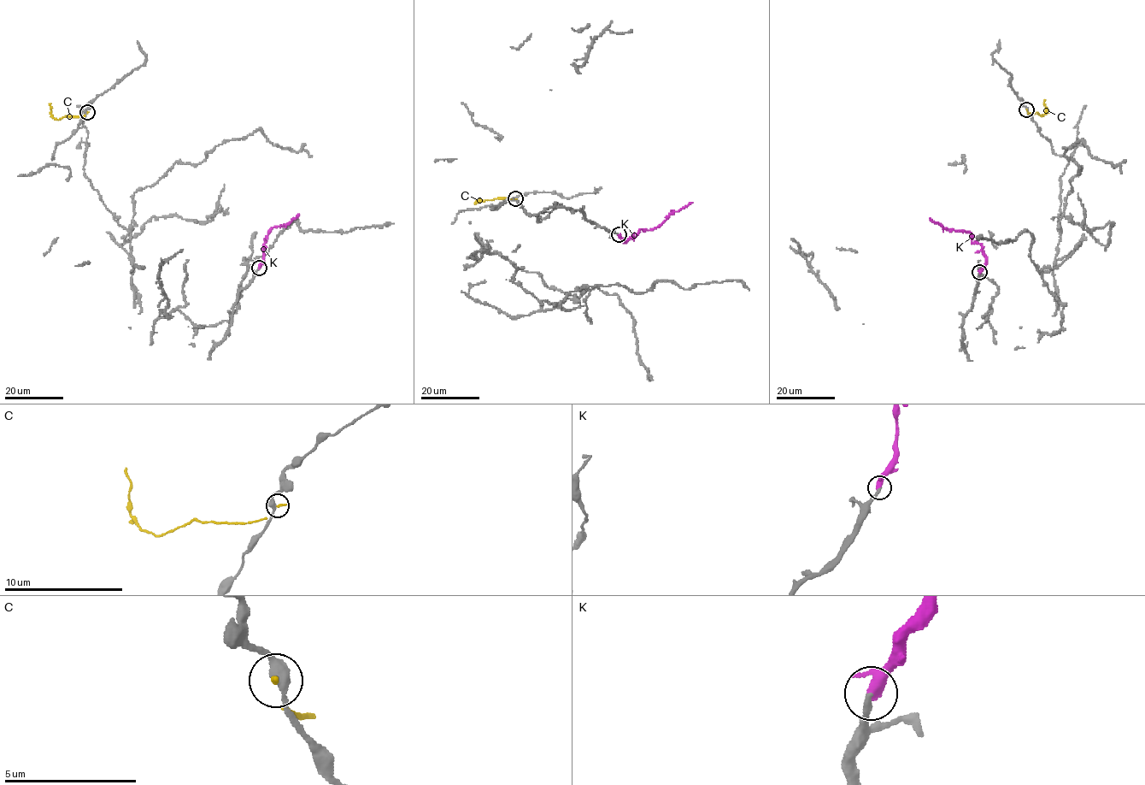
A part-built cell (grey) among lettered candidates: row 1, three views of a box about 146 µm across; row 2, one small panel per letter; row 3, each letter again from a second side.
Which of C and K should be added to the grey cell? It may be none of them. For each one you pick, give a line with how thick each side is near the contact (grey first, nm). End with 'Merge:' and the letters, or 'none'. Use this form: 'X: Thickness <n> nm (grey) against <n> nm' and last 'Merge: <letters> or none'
K: Thickness 240 nm (grey) against 340 nm
Merge: K

